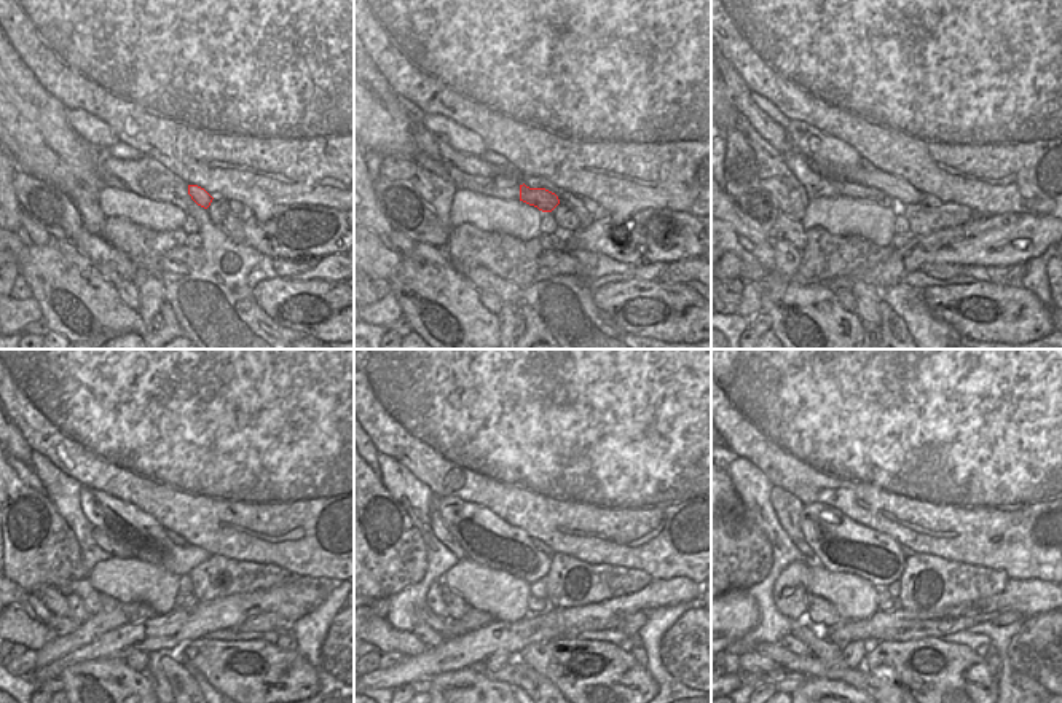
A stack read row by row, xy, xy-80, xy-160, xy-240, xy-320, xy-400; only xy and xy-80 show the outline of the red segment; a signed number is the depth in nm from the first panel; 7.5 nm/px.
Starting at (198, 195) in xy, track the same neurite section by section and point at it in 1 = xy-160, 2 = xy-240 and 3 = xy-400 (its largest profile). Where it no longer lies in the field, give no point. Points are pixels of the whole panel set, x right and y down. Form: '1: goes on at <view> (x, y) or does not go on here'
1: goes on at xy-160 (845, 188)
2: goes on at xy-240 (106, 542)
3: goes on at xy-400 (786, 507)

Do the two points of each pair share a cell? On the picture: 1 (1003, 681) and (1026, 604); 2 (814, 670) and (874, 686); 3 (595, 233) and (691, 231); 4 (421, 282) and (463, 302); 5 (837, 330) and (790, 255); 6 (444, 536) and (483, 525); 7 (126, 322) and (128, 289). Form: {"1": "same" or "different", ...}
{"1": "different", "2": "same", "3": "same", "4": "same", "5": "same", "6": "different", "7": "different"}

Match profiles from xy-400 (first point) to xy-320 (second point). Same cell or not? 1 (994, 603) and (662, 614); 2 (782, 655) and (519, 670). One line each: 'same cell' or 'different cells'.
1: different cells
2: same cell

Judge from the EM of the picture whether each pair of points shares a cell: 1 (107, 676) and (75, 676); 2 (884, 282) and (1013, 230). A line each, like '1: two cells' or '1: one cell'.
1: one cell
2: one cell

